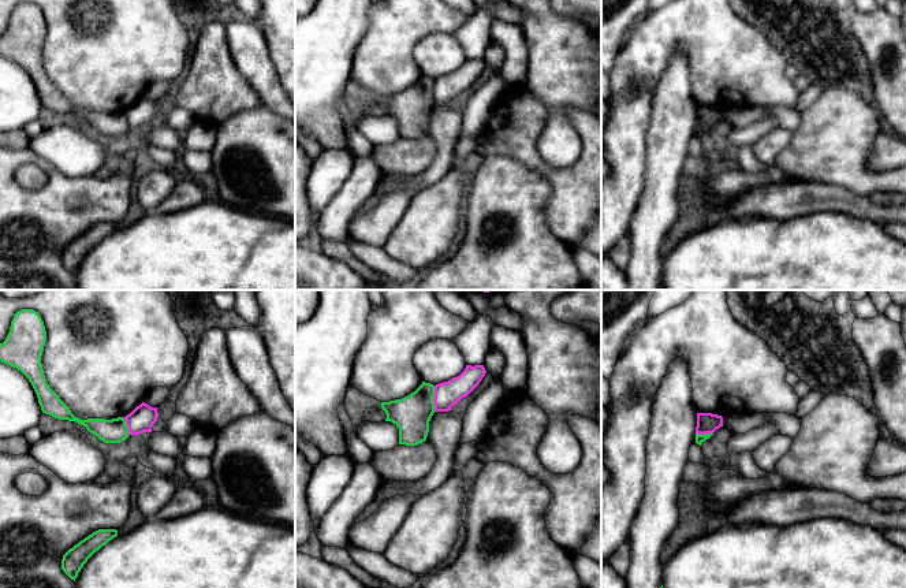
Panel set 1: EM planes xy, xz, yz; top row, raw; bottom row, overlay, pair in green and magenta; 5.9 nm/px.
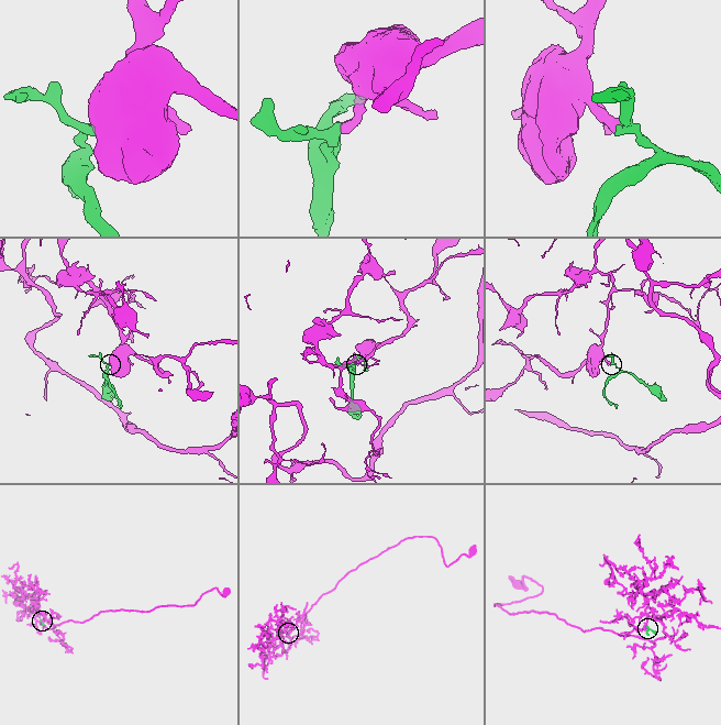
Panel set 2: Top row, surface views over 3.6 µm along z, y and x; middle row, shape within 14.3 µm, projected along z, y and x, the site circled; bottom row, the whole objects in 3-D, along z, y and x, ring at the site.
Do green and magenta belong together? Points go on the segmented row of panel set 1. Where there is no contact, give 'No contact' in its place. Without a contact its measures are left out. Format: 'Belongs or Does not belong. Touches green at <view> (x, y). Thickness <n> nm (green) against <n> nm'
Does not belong. Touches green at xz (432, 398). Thickness 220 nm (green) against 150 nm

